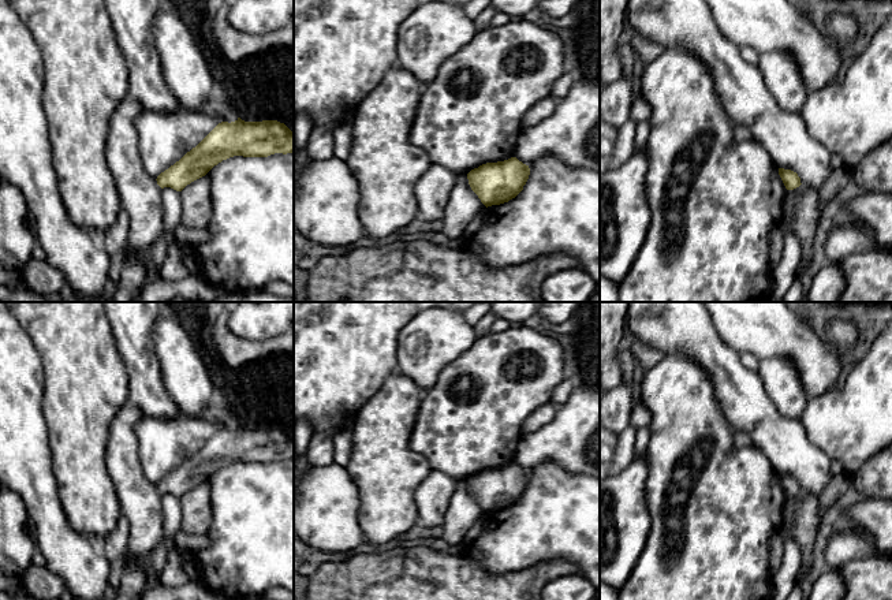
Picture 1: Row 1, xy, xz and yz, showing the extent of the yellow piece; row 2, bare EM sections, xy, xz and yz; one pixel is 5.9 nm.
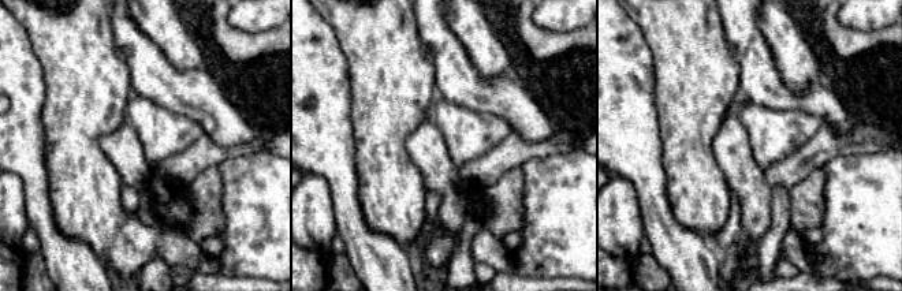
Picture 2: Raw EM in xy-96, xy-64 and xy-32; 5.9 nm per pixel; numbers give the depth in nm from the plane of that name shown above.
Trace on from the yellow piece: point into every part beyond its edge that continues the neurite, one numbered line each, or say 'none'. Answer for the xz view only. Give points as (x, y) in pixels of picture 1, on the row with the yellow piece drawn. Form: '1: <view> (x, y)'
none

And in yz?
none

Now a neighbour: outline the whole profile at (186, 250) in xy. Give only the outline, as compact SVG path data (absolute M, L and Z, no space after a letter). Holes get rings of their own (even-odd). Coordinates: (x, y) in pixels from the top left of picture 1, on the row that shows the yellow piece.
M178 241L178 246L179 246L182 258L184 261L190 275L199 276L199 267L198 267L198 261L194 254L194 250L193 250L193 246L190 246L186 242L180 242L180 241Z

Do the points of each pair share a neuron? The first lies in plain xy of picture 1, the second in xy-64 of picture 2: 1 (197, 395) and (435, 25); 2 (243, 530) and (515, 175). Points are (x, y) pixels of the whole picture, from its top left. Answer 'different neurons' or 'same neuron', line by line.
1: different neurons
2: different neurons

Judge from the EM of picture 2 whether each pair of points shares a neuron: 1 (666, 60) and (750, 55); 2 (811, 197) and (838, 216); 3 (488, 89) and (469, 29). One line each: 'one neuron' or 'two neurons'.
1: two neurons
2: two neurons
3: two neurons

